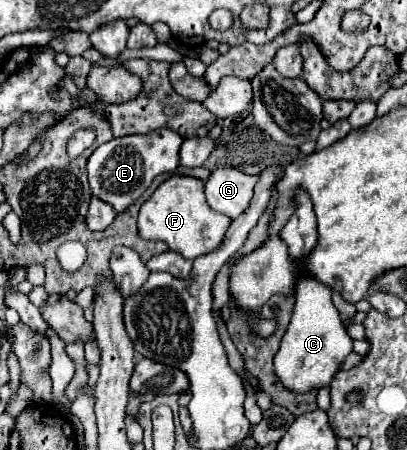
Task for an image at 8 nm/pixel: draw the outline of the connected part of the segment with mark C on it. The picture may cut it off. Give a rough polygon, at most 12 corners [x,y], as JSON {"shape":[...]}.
{"shape":[[300,272],[274,368],[294,392],[328,386],[352,352],[332,290]]}

